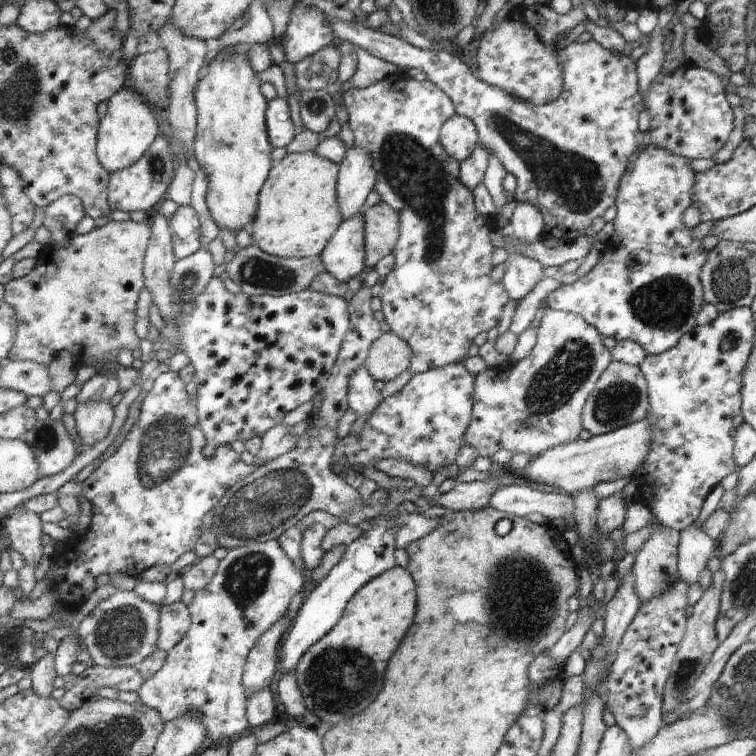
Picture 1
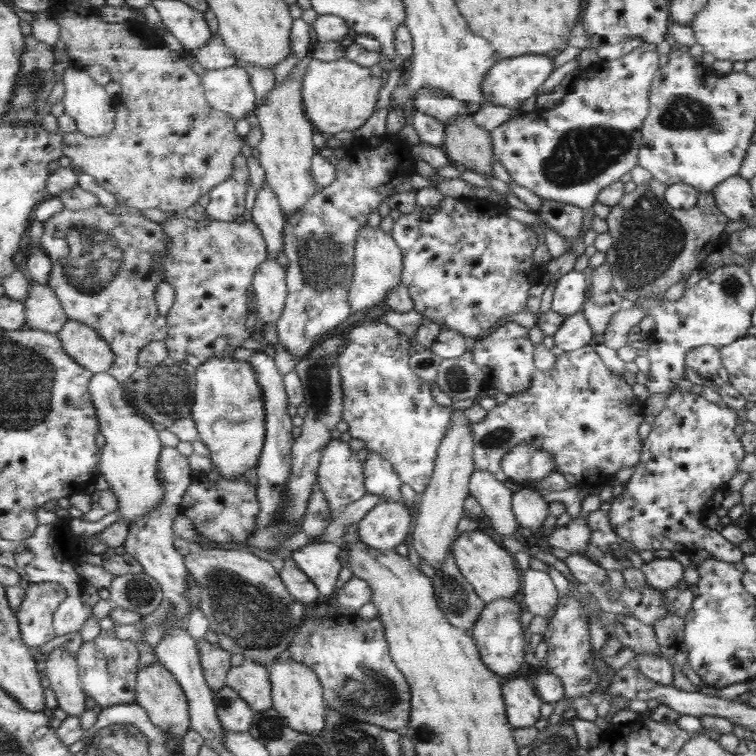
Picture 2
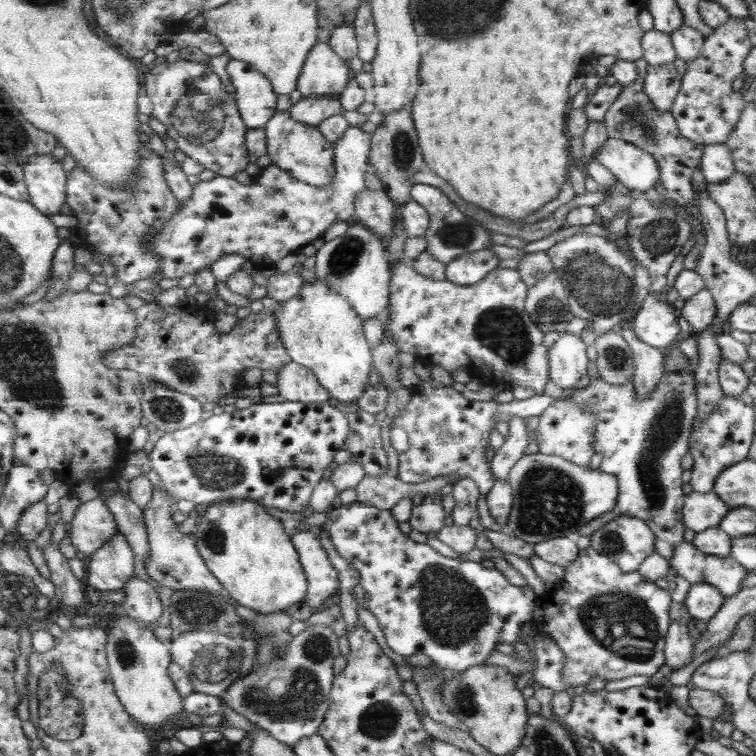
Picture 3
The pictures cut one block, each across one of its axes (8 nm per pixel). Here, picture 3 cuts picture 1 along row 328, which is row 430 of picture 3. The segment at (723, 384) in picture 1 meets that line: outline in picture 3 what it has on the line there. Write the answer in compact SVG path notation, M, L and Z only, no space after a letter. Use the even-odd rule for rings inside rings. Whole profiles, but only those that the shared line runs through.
M721 395L714 409L700 421L692 422L688 451L693 460L688 483L695 492L709 492L715 484L716 476L726 465L746 459L753 433L754 408L731 395Z

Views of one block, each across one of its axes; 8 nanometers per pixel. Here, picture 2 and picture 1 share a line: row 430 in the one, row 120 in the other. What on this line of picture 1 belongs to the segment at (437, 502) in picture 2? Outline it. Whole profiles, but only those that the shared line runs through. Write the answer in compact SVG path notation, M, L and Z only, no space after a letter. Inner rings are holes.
M456 113L444 124L440 141L445 150L462 163L480 144L480 134L477 125L469 117Z

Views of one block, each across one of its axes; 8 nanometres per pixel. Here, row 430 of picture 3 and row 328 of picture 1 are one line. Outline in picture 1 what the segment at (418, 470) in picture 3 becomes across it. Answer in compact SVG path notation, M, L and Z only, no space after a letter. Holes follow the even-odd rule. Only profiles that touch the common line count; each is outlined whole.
M395 72L387 79L378 82L377 84L365 87L353 87L343 93L343 105L348 111L348 122L354 134L355 145L369 151L373 157L373 166L377 171L376 191L380 195L381 200L390 204L399 214L401 219L400 240L396 244L396 265L393 272L384 278L384 283L380 286L379 298L381 300L381 311L385 316L385 321L388 323L391 332L397 333L401 338L404 338L410 345L412 345L413 356L409 371L416 375L417 373L424 373L431 369L441 368L448 364L463 363L469 358L469 348L471 343L481 334L486 333L487 330L495 328L501 320L503 308L509 302L512 296L505 288L502 281L495 282L491 278L493 272L493 242L489 238L491 230L498 226L496 225L493 216L485 216L483 212L476 207L476 198L474 192L460 180L460 161L456 157L452 157L441 144L440 134L444 124L456 115L456 104L452 98L440 86L437 86L432 80L428 78L424 81L414 80L405 72Z

